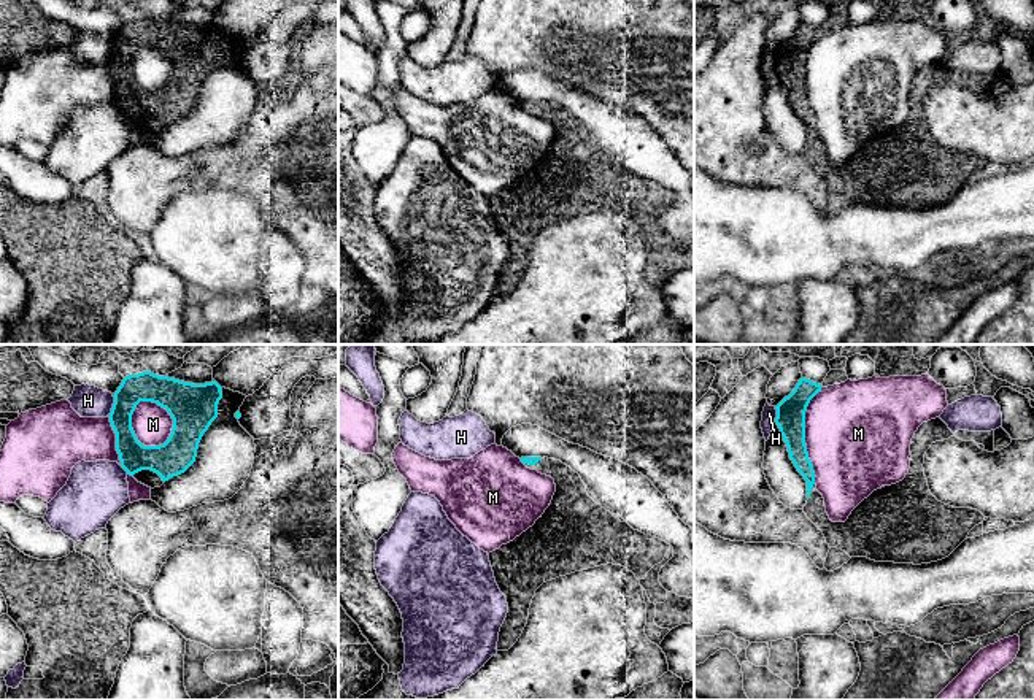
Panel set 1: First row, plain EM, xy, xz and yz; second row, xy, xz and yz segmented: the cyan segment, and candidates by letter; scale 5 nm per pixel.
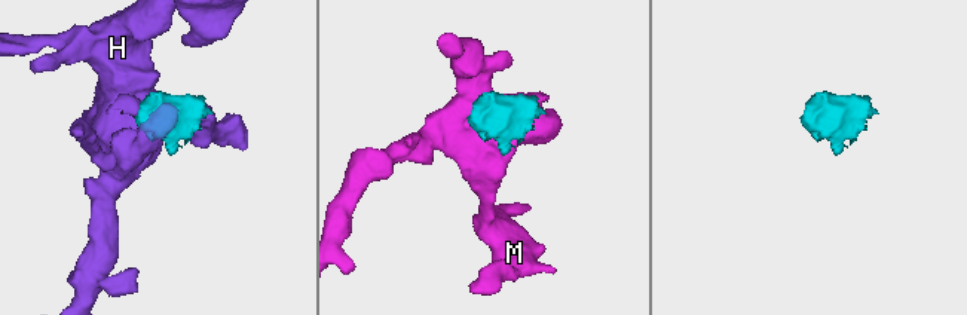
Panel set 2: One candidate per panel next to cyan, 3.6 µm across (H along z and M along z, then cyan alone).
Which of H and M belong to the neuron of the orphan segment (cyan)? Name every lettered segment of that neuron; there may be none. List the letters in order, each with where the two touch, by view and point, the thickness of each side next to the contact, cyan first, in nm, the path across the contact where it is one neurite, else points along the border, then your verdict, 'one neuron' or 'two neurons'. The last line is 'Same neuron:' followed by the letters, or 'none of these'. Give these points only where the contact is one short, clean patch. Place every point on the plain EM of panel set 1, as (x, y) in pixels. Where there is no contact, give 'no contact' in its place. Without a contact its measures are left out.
H: meets cyan in xy at (113, 51); 150 nm thick on the cyan side, 160 nm on the other; two neurons
M: meets cyan in xy at (169, 57); 240 nm thick on the cyan side, 200 nm on the other; two neurons
Same neuron: none of these

